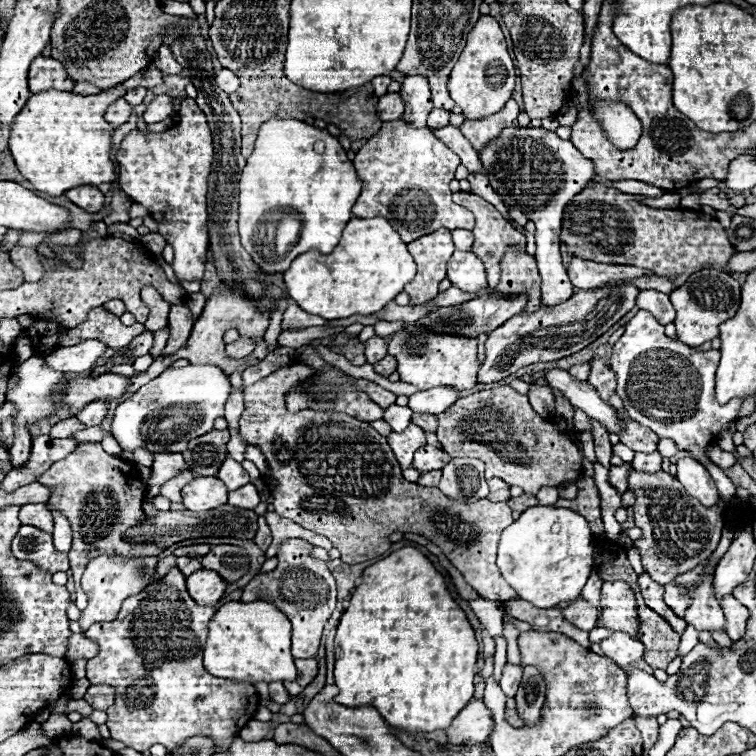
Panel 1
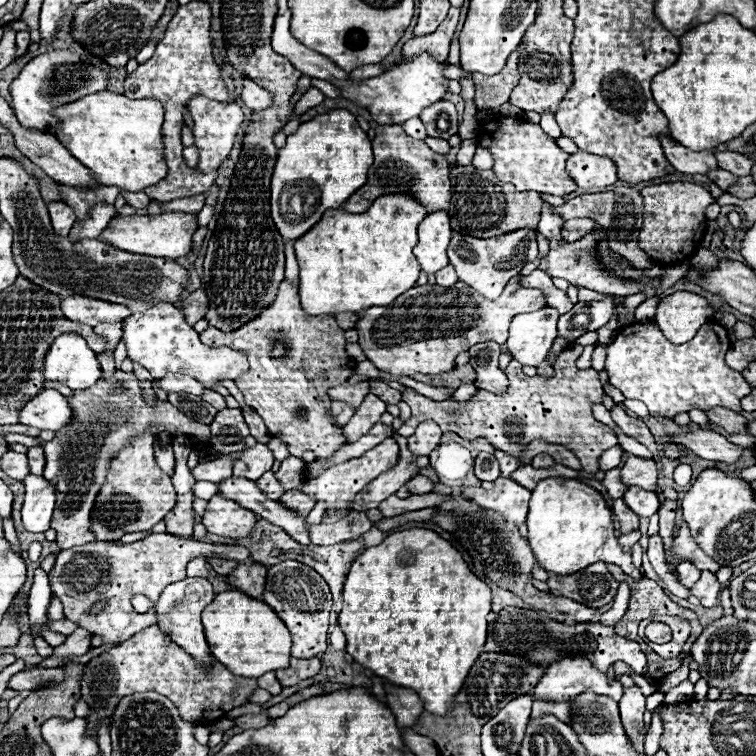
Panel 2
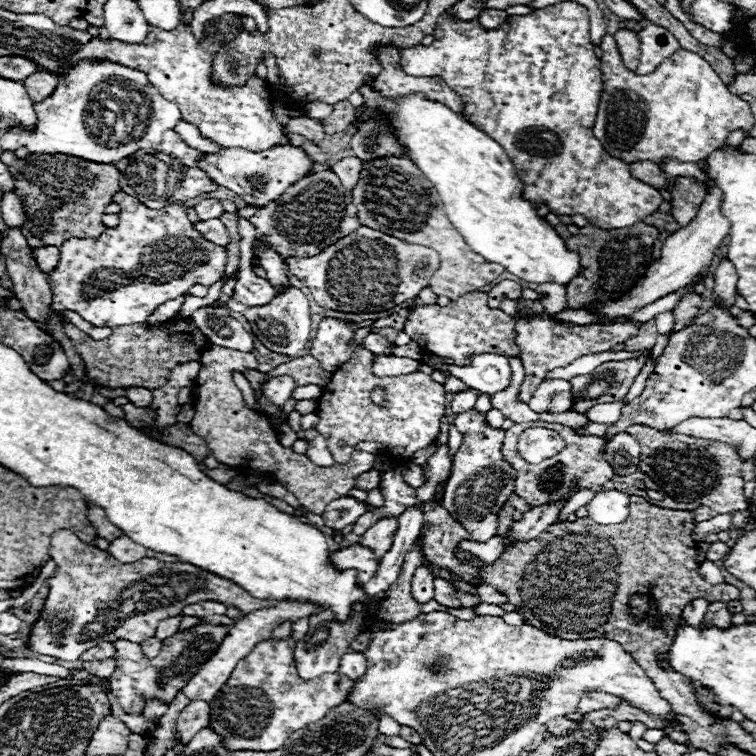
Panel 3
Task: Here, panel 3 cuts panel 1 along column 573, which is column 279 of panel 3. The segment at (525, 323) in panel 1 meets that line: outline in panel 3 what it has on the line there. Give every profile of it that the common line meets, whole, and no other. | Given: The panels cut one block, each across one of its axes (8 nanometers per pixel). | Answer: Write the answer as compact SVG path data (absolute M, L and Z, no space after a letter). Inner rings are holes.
M290 288L288 292L278 294L266 306L246 308L242 314L250 322L252 332L256 334L256 338L268 350L272 350L276 354L296 358L296 354L300 350L304 350L308 340L310 340L310 304L308 304L308 298L302 294L302 290L298 290L298 288Z

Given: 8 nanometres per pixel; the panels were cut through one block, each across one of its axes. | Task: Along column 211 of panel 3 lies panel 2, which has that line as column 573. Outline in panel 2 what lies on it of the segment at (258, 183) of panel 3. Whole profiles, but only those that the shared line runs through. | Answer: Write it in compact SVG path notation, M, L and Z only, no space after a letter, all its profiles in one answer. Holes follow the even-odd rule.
M578 150L568 158L566 170L576 178L576 184L580 188L592 188L592 186L612 186L618 180L616 164L606 156L596 156L584 150Z

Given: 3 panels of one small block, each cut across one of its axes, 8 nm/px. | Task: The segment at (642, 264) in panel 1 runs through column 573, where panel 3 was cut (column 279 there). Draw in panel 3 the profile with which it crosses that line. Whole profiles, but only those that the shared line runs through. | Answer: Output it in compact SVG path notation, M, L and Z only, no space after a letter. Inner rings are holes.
M322 170L310 174L310 178L296 182L280 200L260 208L250 218L250 222L256 224L258 234L264 234L280 256L298 258L314 256L320 250L328 248L332 242L360 228L358 210L352 202L352 194L340 184L338 176L332 170Z

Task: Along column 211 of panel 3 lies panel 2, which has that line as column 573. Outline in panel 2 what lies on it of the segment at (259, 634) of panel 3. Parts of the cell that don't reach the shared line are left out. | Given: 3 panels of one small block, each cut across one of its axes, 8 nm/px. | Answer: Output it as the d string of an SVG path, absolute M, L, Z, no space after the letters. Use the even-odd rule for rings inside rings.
M562 658L554 662L534 688L534 700L546 702L568 702L578 698L584 690L610 696L616 702L622 698L624 688L620 682L608 684L606 674L600 674L586 658Z

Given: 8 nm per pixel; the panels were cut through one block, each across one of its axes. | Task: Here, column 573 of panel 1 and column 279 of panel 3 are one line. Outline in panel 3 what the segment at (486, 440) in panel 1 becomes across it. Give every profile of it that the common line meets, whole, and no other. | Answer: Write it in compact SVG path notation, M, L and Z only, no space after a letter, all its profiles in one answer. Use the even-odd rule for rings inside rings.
M210 344L204 352L200 362L204 362L204 370L200 370L192 390L196 394L194 398L194 418L190 422L192 432L198 434L208 442L208 450L218 458L220 464L240 468L244 472L258 470L266 476L276 478L282 486L286 486L304 508L308 508L312 514L322 514L326 506L348 494L352 490L354 478L362 472L372 470L374 454L354 450L350 460L346 464L334 464L328 468L316 466L310 462L306 454L296 454L292 448L284 448L278 442L278 436L270 424L270 418L248 408L244 402L242 392L236 388L232 380L232 372L246 374L248 370L258 368L258 360L252 352L238 352L228 350L216 344Z

